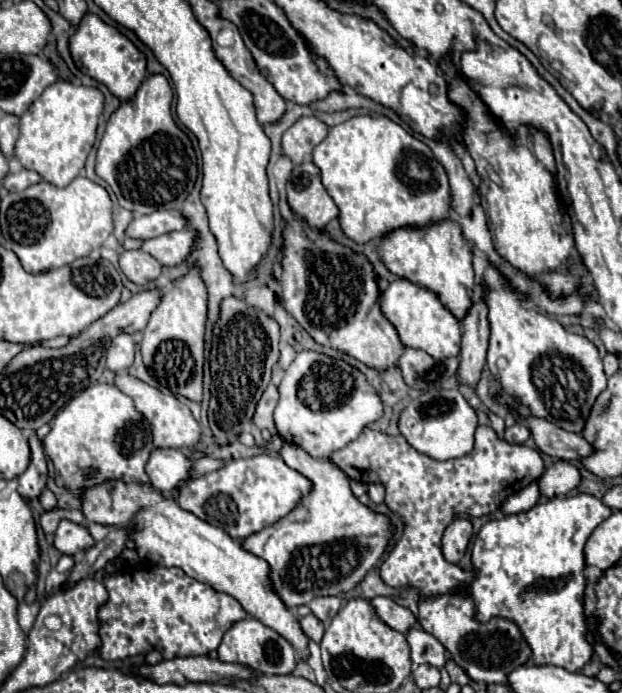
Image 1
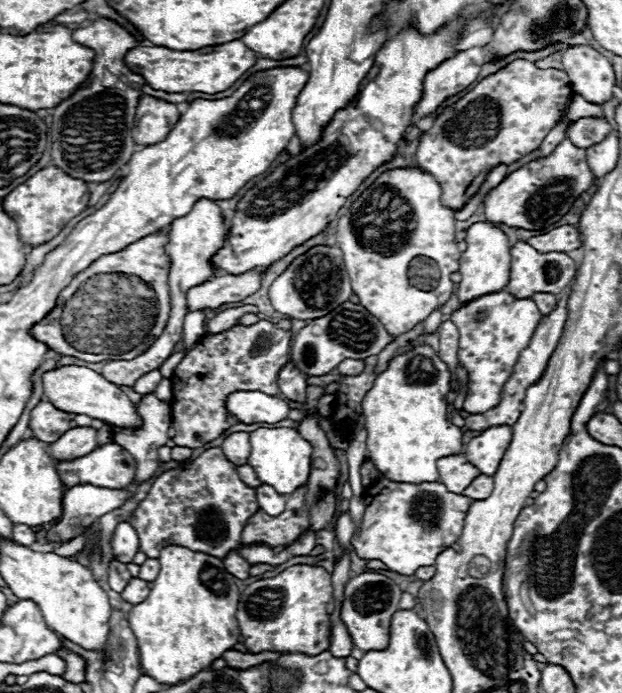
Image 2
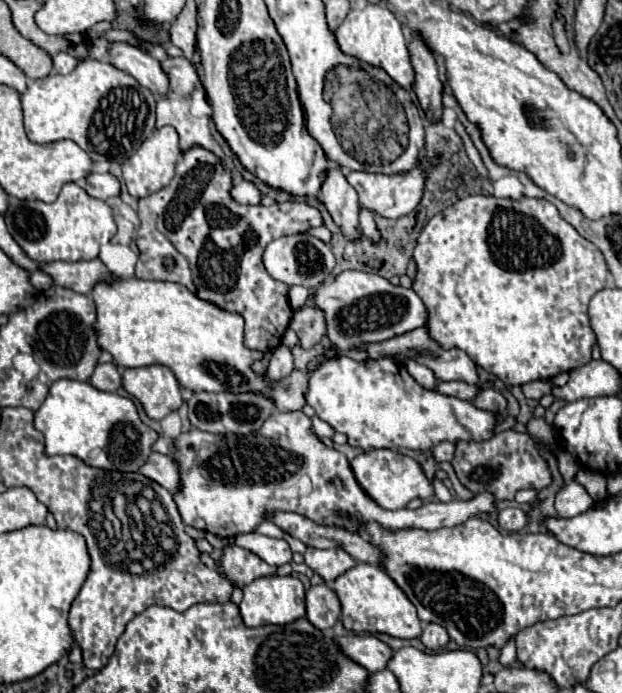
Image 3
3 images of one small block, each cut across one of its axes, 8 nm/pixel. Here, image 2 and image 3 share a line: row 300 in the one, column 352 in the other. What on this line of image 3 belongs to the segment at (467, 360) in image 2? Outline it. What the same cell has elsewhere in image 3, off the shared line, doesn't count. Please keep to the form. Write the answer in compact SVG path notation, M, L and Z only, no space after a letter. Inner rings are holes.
M274 410L258 432L246 436L218 436L190 428L176 438L176 452L172 458L180 472L180 488L174 494L174 502L178 504L184 524L220 538L254 532L260 522L266 520L268 512L278 510L296 512L316 524L344 528L354 534L368 522L376 522L390 532L406 528L430 532L444 526L458 526L474 514L494 510L494 496L488 492L476 494L468 502L452 500L442 504L432 500L416 510L386 510L374 504L374 500L358 488L346 454L326 446L312 432L312 420L304 412ZM260 434L272 434L272 438ZM338 512L346 512L350 520L342 520Z

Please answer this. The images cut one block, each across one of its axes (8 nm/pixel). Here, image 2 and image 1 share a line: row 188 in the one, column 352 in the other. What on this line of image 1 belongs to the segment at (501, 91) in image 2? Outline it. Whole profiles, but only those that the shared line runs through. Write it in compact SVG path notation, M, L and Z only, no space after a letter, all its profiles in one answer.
M478 426L474 450L460 460L432 460L416 452L402 436L388 436L364 428L360 436L344 450L338 450L330 460L360 482L380 482L386 486L386 504L392 512L400 514L406 528L400 542L386 556L380 576L388 586L404 588L416 586L424 596L446 594L458 586L472 584L476 572L462 570L444 560L442 534L450 520L456 516L484 516L500 508L512 490L526 488L544 472L544 460L538 450L526 444L508 444L496 436L490 426Z

